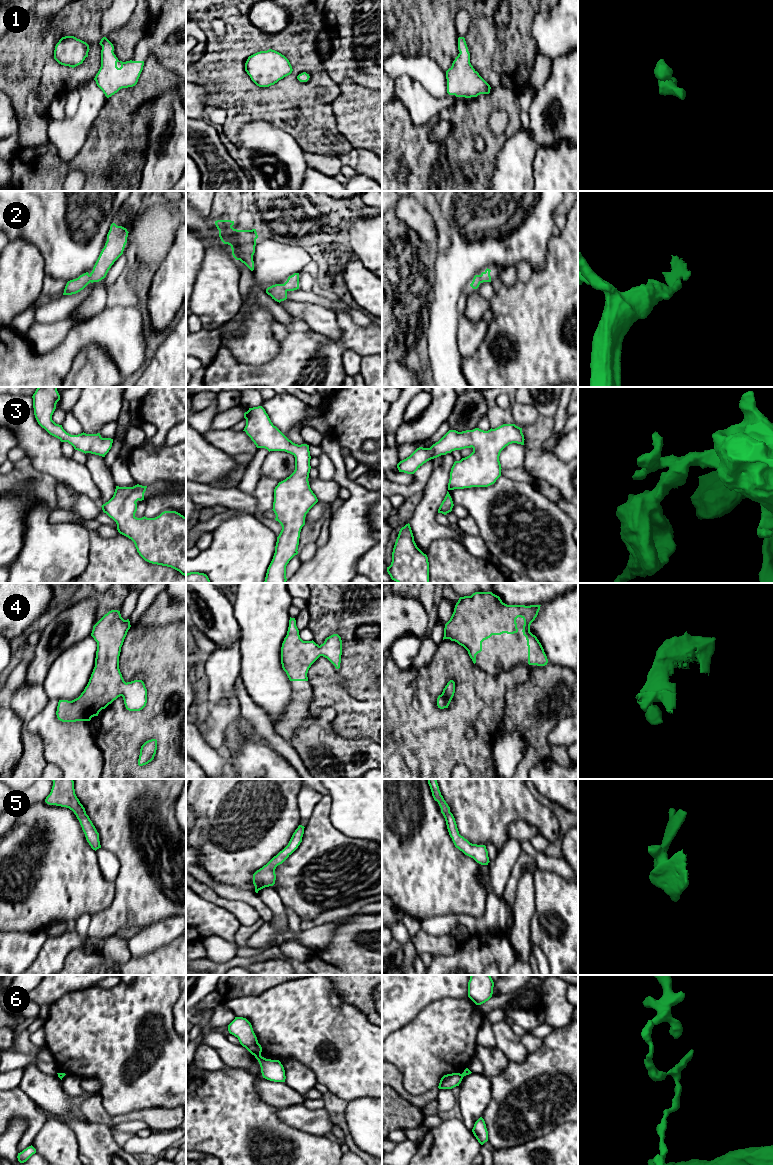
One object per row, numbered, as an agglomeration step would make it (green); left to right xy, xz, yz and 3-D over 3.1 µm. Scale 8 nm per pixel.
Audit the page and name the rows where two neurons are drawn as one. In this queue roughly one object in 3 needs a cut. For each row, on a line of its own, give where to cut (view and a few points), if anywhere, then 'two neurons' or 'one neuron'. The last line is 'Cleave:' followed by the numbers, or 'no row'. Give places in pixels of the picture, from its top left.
1: cut none; one neuron
2: cut none; one neuron
3: cut none; one neuron
4: cut none; one neuron
5: cut none; one neuron
6: cut xz (260, 1053), (255, 1056); two neurons
Cleave: 6

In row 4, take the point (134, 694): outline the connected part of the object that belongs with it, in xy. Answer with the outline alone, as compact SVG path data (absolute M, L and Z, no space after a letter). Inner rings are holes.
M118 610L109 611L93 626L91 636L97 642L95 667L87 686L78 698L72 701L59 700L56 711L58 720L62 722L90 721L120 696L123 697L125 707L129 711L140 711L146 706L147 689L144 682L134 680L126 683L119 669L121 647L130 627L129 619L124 620Z

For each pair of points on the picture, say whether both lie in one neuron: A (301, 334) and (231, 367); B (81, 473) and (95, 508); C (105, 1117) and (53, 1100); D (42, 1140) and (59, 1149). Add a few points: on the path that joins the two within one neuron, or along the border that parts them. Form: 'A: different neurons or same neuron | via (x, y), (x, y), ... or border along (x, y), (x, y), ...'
A: same neuron | via (289, 353), (270, 372), (250, 372)
B: different neurons | border along (73, 489), (99, 503)
C: different neurons | border along (83, 1119), (106, 1125)
D: same neuron | via (46, 1143), (53, 1143), (55, 1145)

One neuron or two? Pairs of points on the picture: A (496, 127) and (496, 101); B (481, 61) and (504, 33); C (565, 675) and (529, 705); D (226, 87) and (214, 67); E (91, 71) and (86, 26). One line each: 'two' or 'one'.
A: two
B: one
C: one
D: one
E: one

